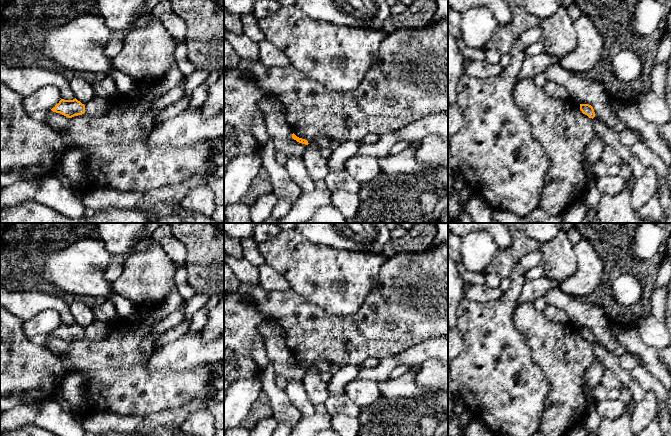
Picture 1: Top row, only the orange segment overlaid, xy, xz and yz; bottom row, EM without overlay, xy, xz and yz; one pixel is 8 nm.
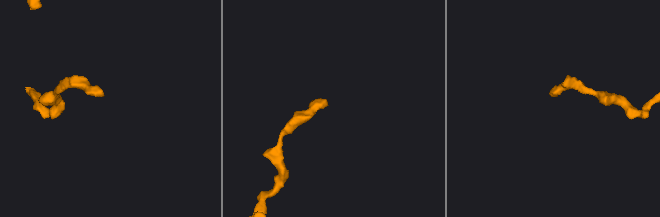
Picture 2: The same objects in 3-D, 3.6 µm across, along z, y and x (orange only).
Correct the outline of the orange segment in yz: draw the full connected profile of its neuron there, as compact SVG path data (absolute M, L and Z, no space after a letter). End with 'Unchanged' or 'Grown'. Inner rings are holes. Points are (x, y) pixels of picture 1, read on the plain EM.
M580 328L580 334L582 335L583 338L587 339L589 342L593 343L595 341L594 333L589 328Z. Unchanged

